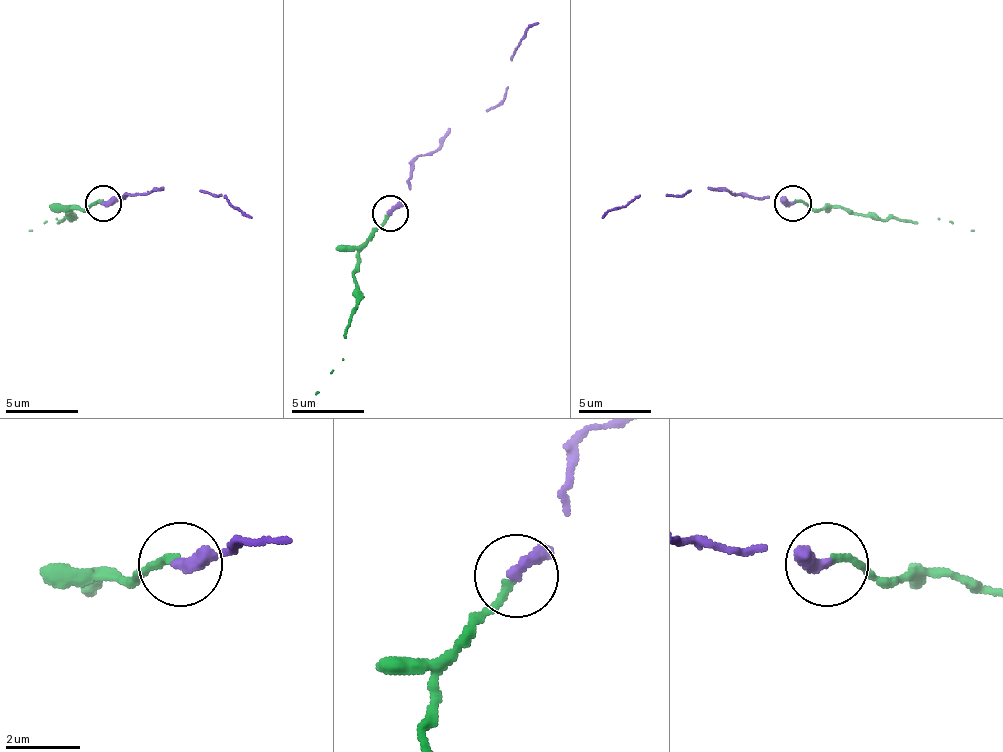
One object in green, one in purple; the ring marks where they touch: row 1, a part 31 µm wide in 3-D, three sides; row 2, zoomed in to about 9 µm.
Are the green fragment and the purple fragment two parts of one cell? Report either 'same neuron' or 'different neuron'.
same neuron

